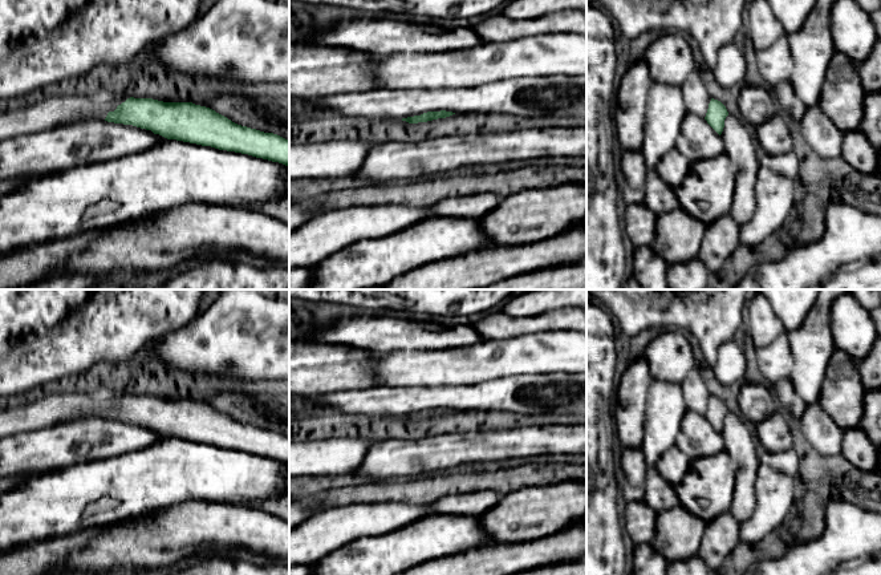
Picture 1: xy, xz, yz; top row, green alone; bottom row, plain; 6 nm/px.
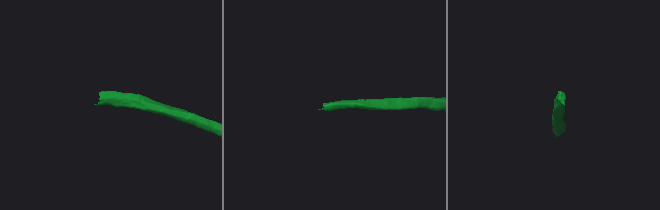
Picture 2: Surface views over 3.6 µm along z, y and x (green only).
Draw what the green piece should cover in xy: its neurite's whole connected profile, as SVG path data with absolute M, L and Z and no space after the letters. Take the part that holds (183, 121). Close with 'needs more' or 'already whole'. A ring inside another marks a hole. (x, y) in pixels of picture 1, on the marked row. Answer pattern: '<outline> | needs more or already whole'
M130 97L114 112L98 112L90 118L133 125L167 139L248 154L289 167L289 139L237 125L215 110L192 102Z | needs more

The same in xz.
M446 110L427 112L427 113L423 113L421 116L402 118L402 121L406 121L409 123L418 123L418 122L427 122L427 121L433 121L433 120L438 120L438 118L446 118L446 117L452 116L452 114L455 114L455 113L446 112Z | already whole

